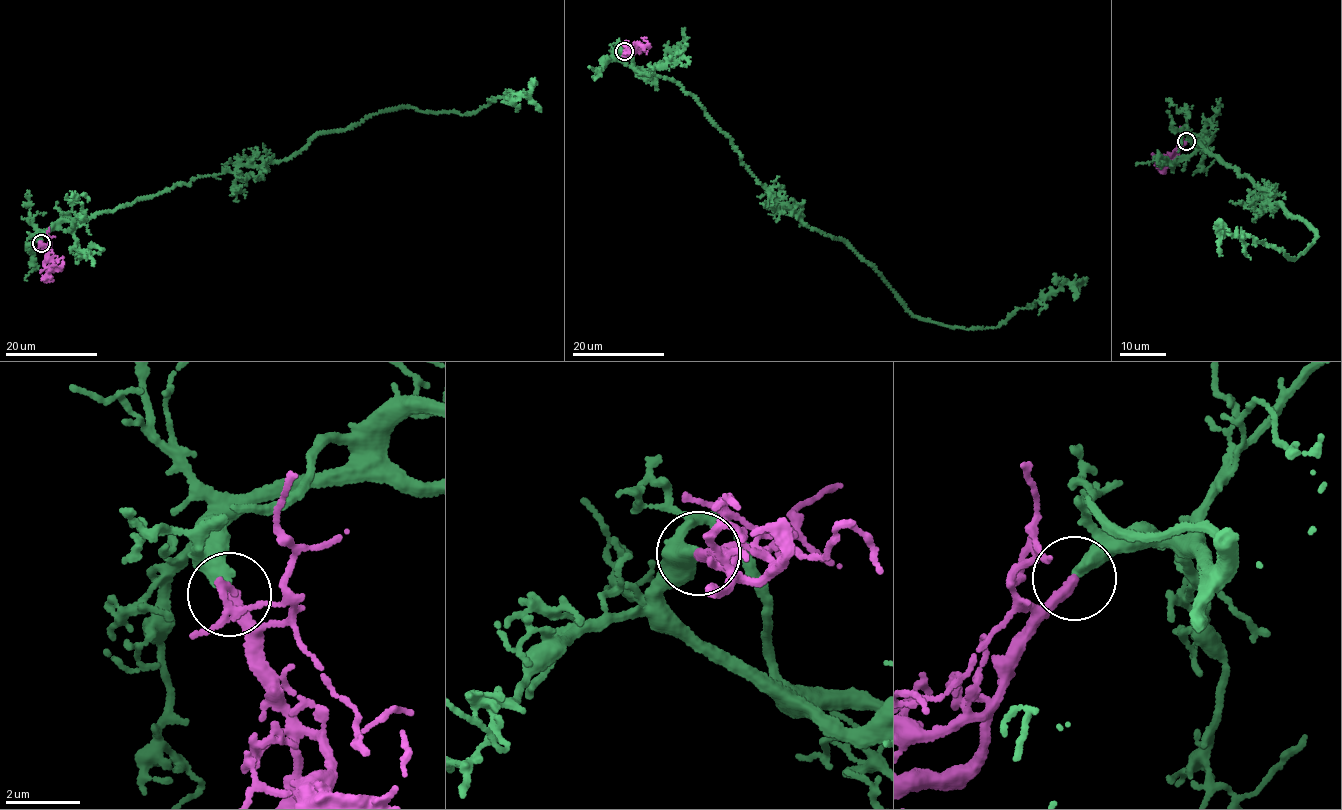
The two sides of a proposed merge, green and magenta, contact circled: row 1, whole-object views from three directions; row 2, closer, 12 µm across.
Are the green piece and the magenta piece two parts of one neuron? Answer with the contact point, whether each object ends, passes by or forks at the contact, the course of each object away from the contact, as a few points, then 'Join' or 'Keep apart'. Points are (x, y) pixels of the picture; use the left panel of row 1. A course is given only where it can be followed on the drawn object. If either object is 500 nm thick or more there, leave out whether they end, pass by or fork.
Place: (41, 243). At the ring green ends. At the ring magenta ends. Course of green: (41, 243), (64, 220), (288, 160), (366, 116), (473, 114), (507, 92), (528, 96), (535, 77). Course of magenta: (41, 243), (53, 263), (53, 268), (61, 267), (51, 265). Join

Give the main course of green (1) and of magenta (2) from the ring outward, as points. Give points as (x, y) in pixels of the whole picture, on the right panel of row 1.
1: (1185, 141), (1203, 137), (1197, 146), (1316, 238), (1290, 260), (1251, 236), (1220, 234), (1221, 220)
2: (1185, 141), (1169, 159), (1156, 161), (1154, 153)

